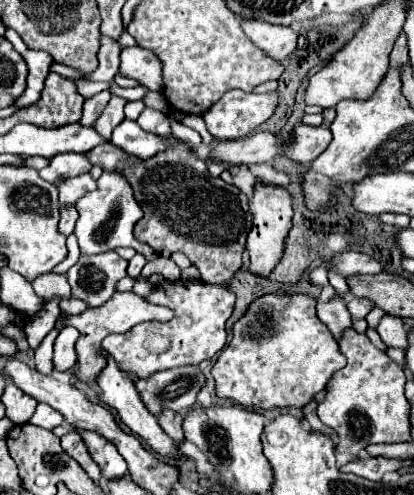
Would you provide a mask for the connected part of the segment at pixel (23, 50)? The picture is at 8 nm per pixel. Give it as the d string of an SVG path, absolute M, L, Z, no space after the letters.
M6 29L4 37L24 57L24 61L28 63L28 69L30 69L30 73L28 73L28 91L20 97L18 107L32 105L32 103L36 103L40 99L40 93L44 89L44 81L46 81L46 77L50 73L50 67L52 67L54 59L50 55L46 55L44 51L36 51L36 49L26 47L22 37L14 29Z

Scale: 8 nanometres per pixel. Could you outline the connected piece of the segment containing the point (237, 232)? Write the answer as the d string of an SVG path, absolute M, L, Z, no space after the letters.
M176 143L148 161L122 155L96 163L108 171L112 167L128 167L128 179L132 179L134 195L144 211L140 223L134 225L138 241L148 243L158 255L184 253L206 283L226 285L232 281L242 267L242 253L250 231L248 197L238 187L224 183L220 177L214 179L206 163L188 151L184 143Z

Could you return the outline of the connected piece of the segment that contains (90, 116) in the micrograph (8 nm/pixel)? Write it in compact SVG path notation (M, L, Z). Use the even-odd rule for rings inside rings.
M103 90L90 97L90 99L86 99L86 103L84 103L84 115L80 119L80 125L84 125L84 127L94 125L94 121L100 117L100 113L102 113L108 104L111 96L109 90Z

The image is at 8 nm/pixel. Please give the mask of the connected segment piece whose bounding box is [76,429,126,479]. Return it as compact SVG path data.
M76 429L76 431L80 433L84 445L88 447L92 459L100 465L104 479L114 479L114 477L120 477L126 473L124 457L106 437L102 437L96 431L86 431L86 429Z

